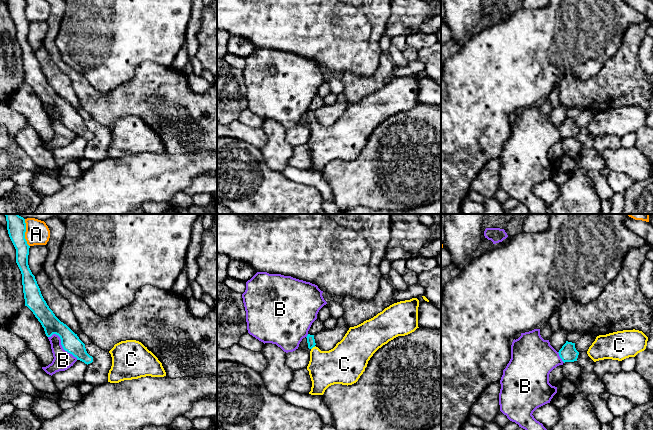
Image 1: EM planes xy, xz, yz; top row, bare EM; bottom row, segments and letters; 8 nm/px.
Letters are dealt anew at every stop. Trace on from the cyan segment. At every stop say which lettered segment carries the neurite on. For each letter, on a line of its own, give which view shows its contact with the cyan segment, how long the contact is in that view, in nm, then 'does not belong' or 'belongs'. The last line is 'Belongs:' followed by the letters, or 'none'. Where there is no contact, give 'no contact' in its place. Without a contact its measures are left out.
A: meets cyan in xy; contact 220 nm long; does not belong
B: meets cyan in xy; contact 300 nm long; does not belong
C: meets cyan in xz; contact 50 nm long; belongs
Belongs: C

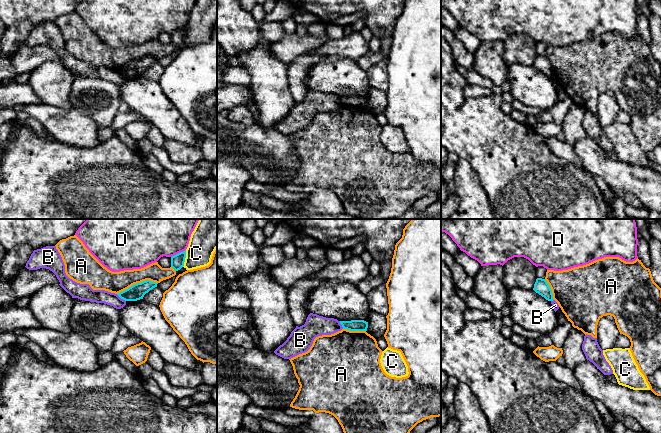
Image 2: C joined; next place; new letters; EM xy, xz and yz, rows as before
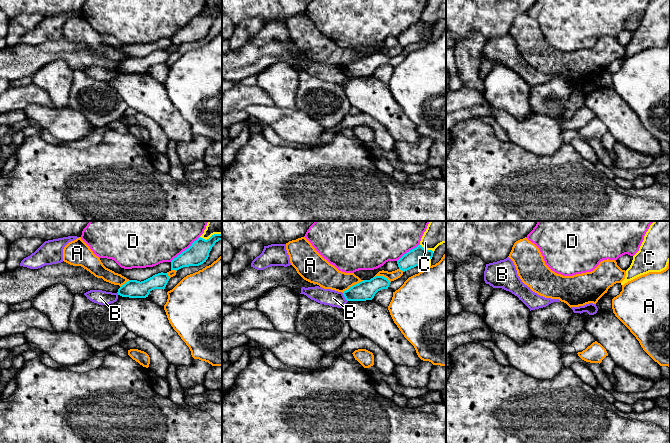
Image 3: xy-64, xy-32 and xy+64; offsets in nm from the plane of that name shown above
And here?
A: meets cyan in xy; contact 340 nm long; does not belong
B: meets cyan in xy; contact 100 nm long; does not belong
C: meets cyan in xy; contact 140 nm long; does not belong
D: meets cyan in xy; contact 140 nm long; does not belong
Belongs: none

